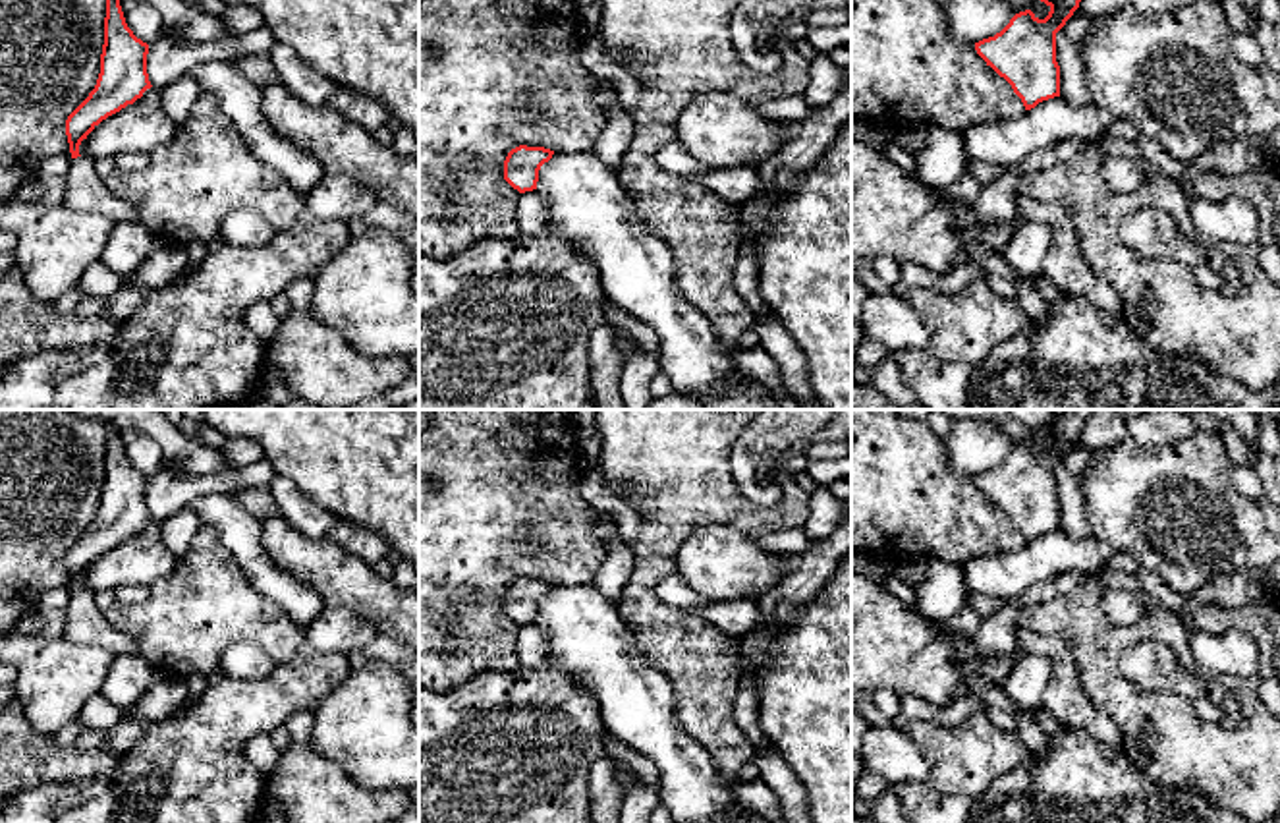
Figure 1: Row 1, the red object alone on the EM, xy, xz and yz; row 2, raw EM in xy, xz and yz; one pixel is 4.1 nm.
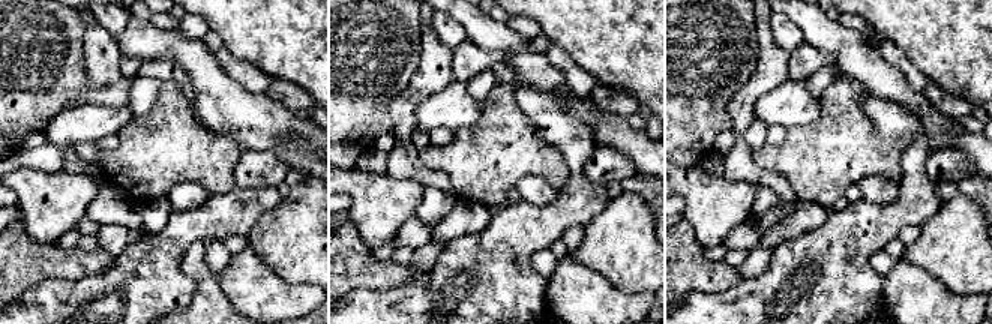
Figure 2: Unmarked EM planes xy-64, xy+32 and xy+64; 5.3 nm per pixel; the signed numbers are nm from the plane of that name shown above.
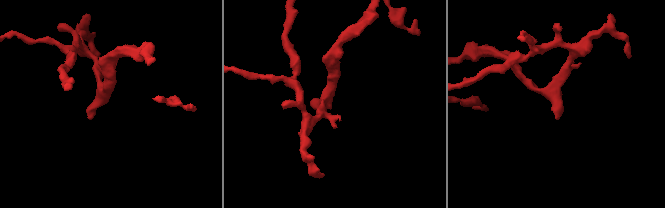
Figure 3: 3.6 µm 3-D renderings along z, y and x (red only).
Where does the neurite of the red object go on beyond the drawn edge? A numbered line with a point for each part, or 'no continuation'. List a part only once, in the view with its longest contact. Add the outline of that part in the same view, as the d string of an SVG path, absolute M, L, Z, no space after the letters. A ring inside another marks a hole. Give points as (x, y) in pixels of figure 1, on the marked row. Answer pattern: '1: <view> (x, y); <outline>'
1: xy (85, 190); M87 156L71 158L66 174L66 205L75 211L95 211L114 222L139 222L137 209L108 191L104 180L95 170L95 160Z

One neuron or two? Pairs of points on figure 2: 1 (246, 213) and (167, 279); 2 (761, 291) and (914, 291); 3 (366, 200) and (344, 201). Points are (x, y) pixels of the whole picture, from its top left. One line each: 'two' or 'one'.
1: one
2: two
3: two

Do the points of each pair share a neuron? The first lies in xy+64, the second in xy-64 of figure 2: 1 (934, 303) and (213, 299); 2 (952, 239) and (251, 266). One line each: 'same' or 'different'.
1: different
2: different

